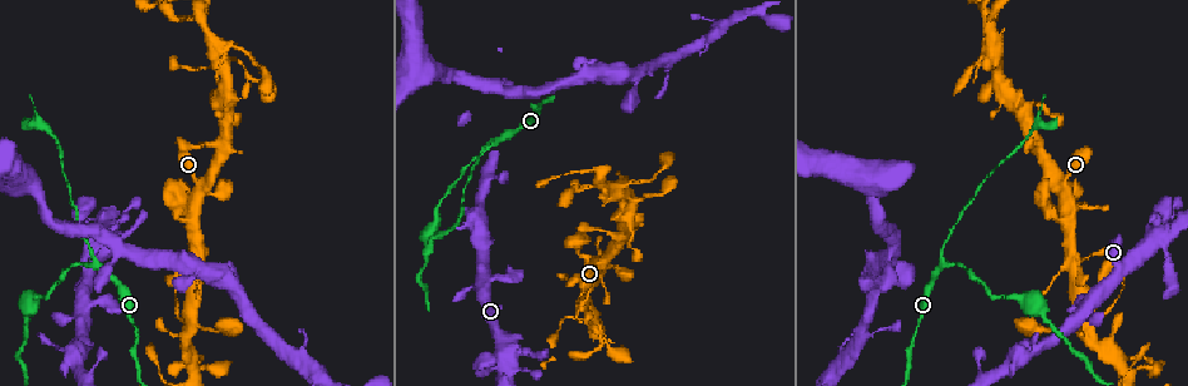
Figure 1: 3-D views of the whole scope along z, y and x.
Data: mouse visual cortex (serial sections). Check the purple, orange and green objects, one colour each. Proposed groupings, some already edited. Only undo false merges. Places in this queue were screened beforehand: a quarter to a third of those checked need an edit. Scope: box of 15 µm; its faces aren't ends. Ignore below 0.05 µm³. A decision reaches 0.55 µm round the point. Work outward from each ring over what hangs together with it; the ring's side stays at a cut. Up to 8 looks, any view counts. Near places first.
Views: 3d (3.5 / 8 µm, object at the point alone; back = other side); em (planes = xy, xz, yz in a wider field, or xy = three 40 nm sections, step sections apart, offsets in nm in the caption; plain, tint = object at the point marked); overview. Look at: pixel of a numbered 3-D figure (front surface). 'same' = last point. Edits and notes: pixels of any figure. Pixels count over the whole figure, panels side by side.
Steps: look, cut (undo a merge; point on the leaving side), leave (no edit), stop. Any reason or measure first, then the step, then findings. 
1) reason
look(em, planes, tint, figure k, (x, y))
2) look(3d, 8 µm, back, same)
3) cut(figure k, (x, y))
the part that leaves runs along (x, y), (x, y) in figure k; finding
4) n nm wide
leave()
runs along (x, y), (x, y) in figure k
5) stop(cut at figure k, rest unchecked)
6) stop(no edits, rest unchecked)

arms part here
look(3d, 3.5 µm, back, figure 1, (200, 16))

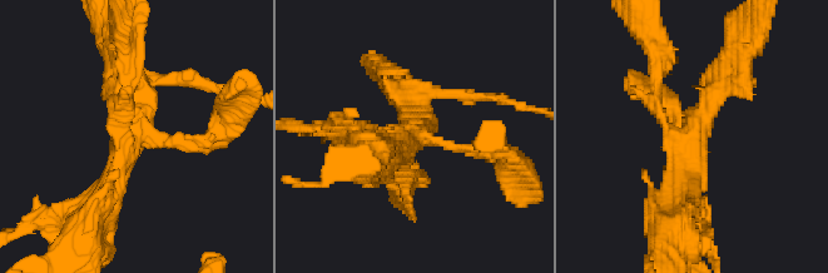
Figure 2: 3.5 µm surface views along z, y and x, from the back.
4 arms; arms of 150, 200, 300, 350 nm; need the tissue
look(em, xy, step 2, tint, figure 2, (134, 129))

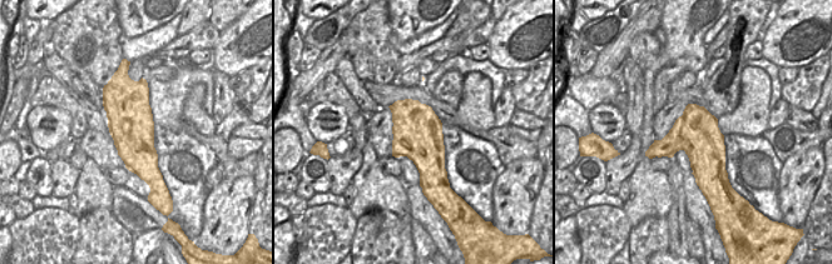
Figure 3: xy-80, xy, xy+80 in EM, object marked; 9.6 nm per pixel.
leave()
runs along (680, 203), (702, 110), (740, 80) in figure 2; continuous, no second cell

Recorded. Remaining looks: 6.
look(3d, 3.5 µm, figure 1, (200, 148))

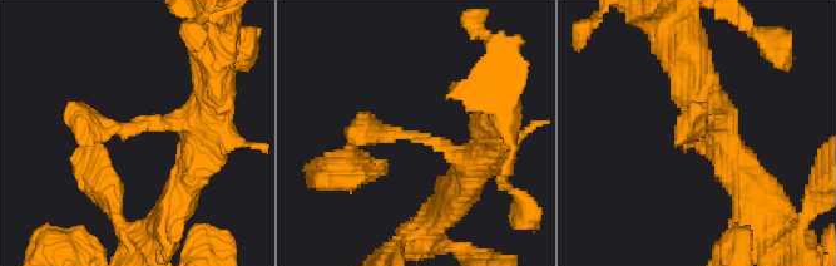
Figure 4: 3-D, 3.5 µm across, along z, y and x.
need the tissue
look(em, xy, step 1, plain, figure 4, (142, 124))

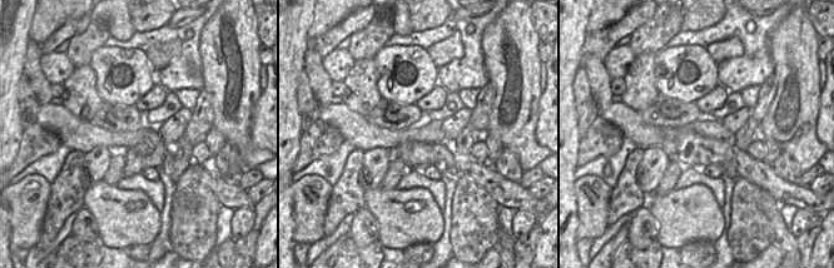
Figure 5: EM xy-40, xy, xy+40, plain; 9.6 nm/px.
where the object lies
look(em, xy, step 1, tint, same)

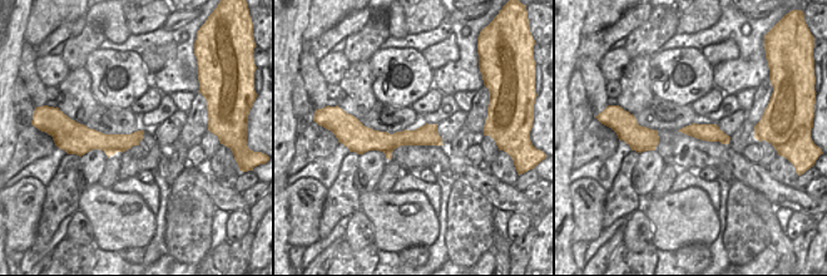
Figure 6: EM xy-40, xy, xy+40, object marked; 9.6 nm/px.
leave()
all the same cell

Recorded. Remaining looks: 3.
side arm on a straight run
look(3d, 3.5 µm, figure 1, (186, 320))

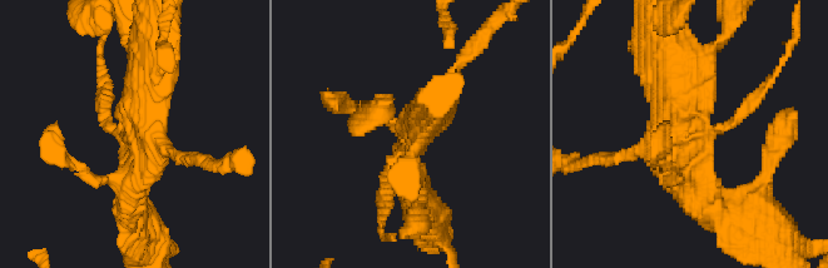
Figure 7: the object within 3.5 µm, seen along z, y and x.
leave()
runs along (432, 109), (393, 157), (382, 195) in figure 7; continuous, no second cell

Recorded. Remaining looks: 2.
stop(no edits, rest unchecked)

